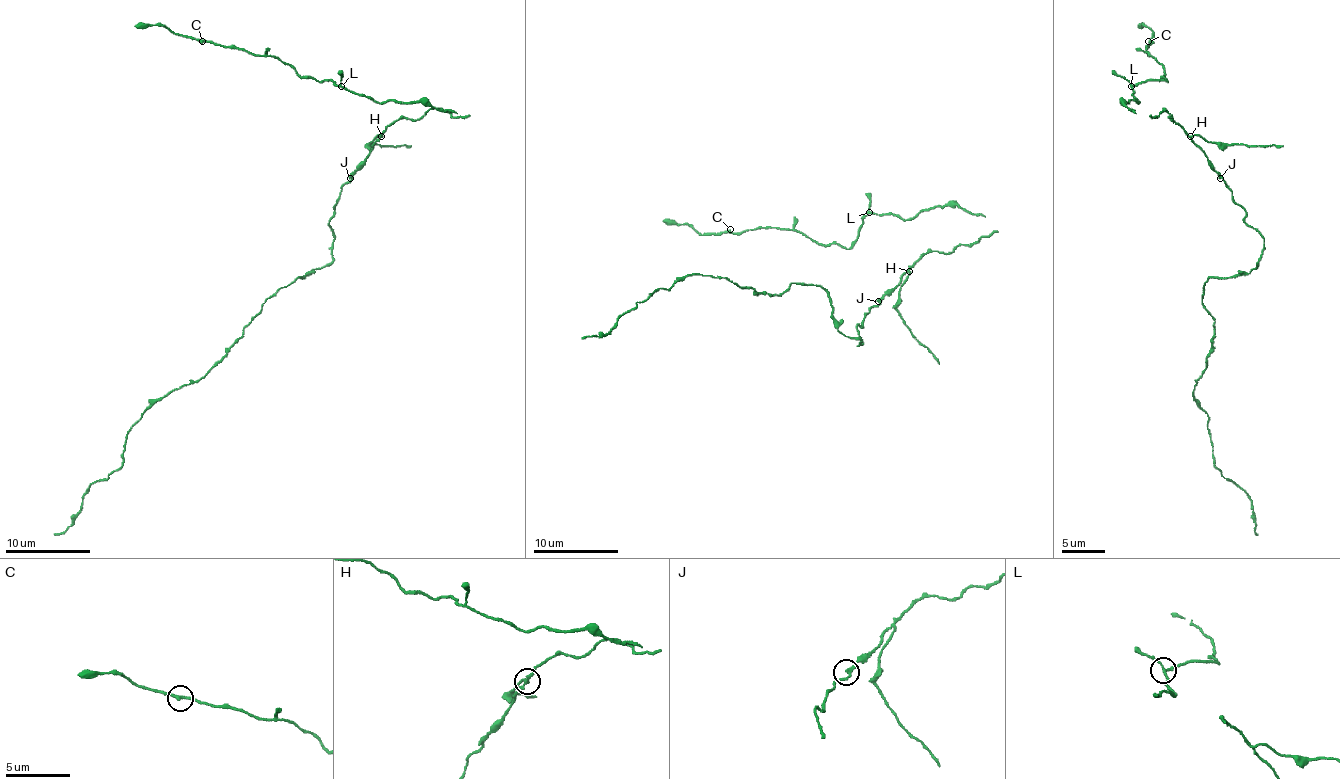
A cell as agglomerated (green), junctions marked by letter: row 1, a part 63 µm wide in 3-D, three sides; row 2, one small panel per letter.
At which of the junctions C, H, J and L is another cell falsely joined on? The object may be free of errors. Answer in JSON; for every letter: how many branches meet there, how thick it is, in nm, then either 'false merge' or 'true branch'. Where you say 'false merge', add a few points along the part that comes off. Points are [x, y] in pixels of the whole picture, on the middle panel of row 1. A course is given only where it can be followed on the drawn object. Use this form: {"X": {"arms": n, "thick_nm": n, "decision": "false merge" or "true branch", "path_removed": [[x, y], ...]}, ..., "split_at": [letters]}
{"C": {"arms": 2, "thick_nm": 200, "decision": "true branch"}, "H": {"arms": 3, "thick_nm": 180, "decision": "false merge", "path_removed": [[910, 272], [899, 293], [897, 312], [939, 363]]}, "J": {"arms": 2, "thick_nm": 240, "decision": "true branch"}, "L": {"arms": 3, "thick_nm": 180, "decision": "true branch"}, "split_at": ["H"]}

